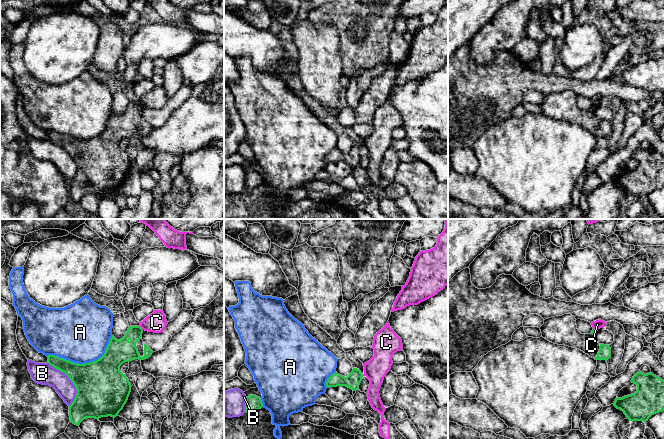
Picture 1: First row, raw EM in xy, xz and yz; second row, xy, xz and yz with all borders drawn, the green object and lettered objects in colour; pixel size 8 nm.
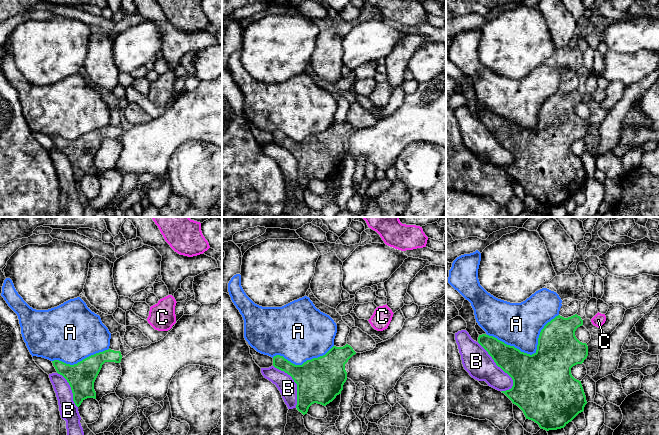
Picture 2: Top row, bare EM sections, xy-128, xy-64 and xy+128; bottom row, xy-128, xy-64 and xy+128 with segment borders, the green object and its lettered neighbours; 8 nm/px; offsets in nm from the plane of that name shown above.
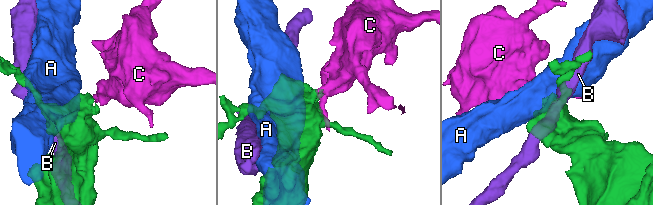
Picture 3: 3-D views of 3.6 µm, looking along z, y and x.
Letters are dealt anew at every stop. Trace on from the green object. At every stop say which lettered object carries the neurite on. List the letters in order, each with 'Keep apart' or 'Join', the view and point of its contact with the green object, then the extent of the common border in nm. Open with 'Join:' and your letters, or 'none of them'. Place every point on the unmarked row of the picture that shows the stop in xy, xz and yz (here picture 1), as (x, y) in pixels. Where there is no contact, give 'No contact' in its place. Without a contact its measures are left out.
Join: none of them
A: Keep apart. Touches green at xy (85, 139). Shared border 550 nm
B: Keep apart. Touches green at xy (72, 157). Shared border 400 nm
C: Keep apart. Touches green at xy (140, 103). Shared border 50 nm

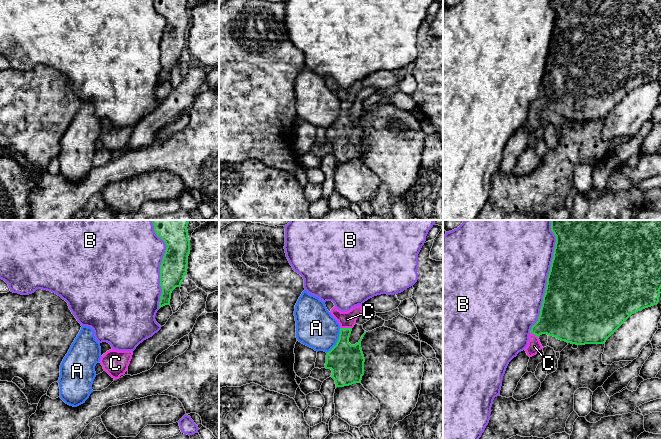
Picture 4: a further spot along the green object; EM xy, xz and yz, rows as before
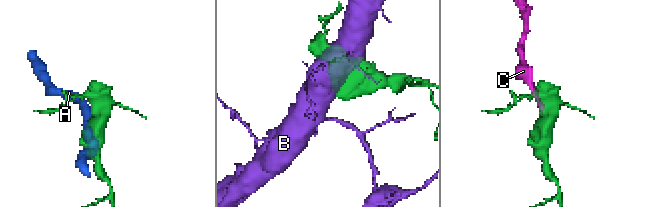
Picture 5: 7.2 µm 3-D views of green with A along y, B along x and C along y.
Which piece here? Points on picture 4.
Join: C
A: Keep apart. Touches green at xz (337, 117). Shared border 240 nm
B: Keep apart. Touches green at yz (547, 54). Shared border 900 nm
C: Join. Touches green at xz (346, 104). Shared border 100 nm

